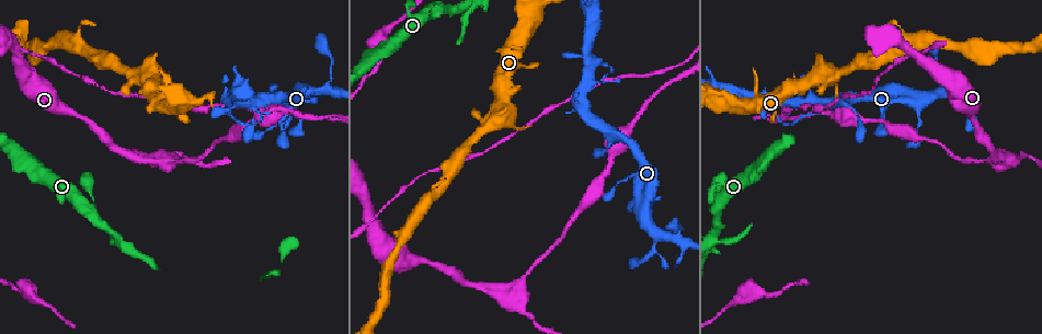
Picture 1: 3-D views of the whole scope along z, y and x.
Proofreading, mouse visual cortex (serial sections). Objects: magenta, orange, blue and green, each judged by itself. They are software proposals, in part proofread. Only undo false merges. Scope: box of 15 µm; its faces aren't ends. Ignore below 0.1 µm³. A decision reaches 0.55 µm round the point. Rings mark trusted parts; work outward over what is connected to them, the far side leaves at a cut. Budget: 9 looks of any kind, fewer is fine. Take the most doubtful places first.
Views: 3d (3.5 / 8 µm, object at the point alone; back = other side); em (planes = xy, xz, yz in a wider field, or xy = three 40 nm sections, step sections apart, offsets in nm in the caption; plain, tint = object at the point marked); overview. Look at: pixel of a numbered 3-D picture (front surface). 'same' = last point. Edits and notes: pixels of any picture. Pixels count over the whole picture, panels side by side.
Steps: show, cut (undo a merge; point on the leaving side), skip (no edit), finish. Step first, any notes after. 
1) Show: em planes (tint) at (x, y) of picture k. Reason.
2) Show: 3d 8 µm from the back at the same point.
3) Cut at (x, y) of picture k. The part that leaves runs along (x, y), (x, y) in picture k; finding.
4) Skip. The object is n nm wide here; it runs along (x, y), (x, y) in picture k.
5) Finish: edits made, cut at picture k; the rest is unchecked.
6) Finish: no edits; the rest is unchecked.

Show: 3d 3.5 µm at (883, 126) of picture 1. Sharp bend.

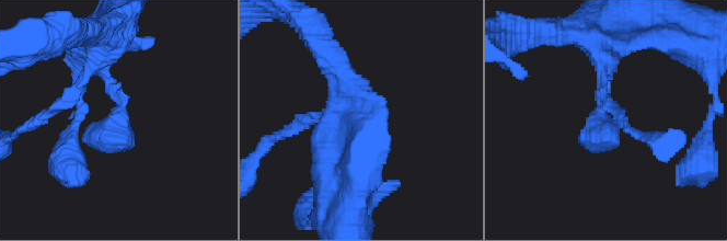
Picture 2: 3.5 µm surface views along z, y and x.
Show: em planes (tint) at (600, 111) of picture 2.

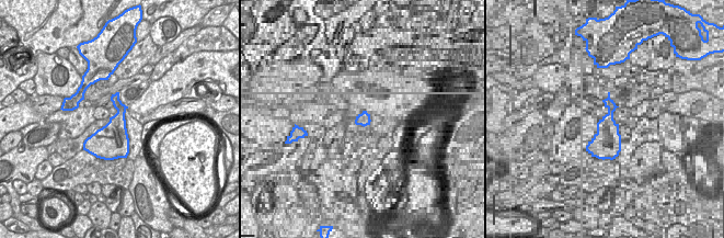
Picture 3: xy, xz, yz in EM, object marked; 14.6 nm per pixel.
Skip. It runs along (110, 36), (100, 67), (124, 104), (83, 138) in picture 2; all the same cell.

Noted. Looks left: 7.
Show: 3d 3.5 µm at (92, 208) of picture 1. Thin arm on a thick one.

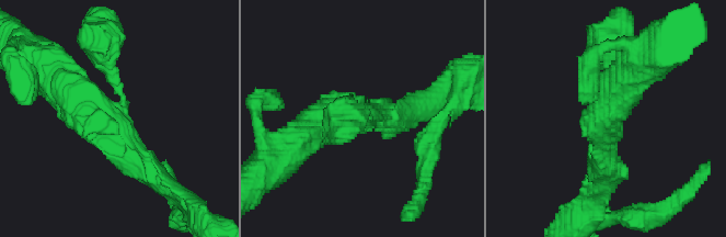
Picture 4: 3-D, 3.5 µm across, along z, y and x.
Show: em xy step 2 (tint) at (116, 111) of picture 4. Now the EM.

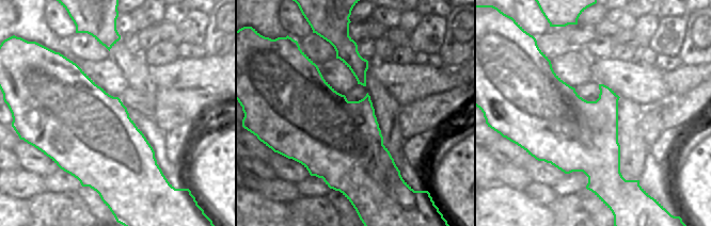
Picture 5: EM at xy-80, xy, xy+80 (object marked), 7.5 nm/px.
Skip. The arms are 150, 400, 500 nm wide; continuous, no second cell.

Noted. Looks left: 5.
Show: 3d 3.5 µm at (518, 289) of picture 1. Calibre changes.

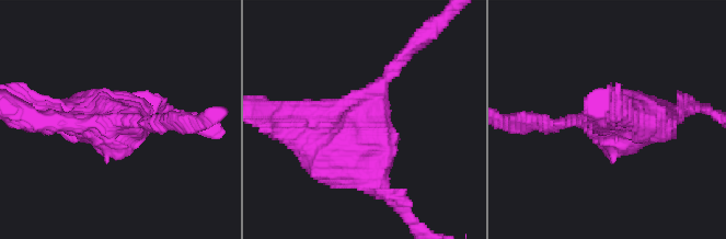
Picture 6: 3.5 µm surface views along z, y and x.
Show: em xy step 5 (tint) at (354, 126) of picture 6.

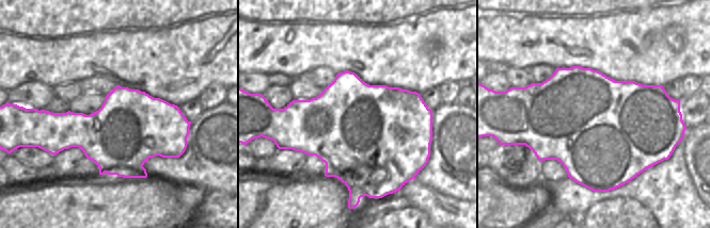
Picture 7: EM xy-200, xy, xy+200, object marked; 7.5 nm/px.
Skip. It runs along (272, 122), (343, 145), (380, 86) in picture 6; continuous, no second cell.

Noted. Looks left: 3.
Show: 3d 3.5 µm at (679, 226) of picture 1. Thick turns thin.

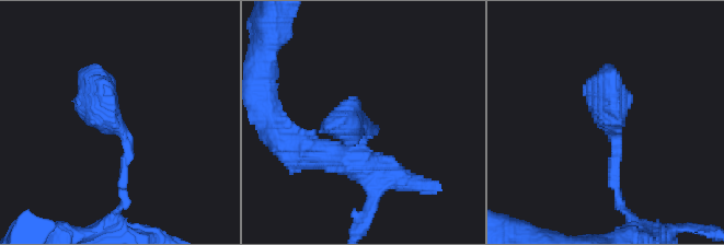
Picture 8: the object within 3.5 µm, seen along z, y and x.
Show: em xy step 3 (tint) at (607, 115) of picture 8. Now the EM.

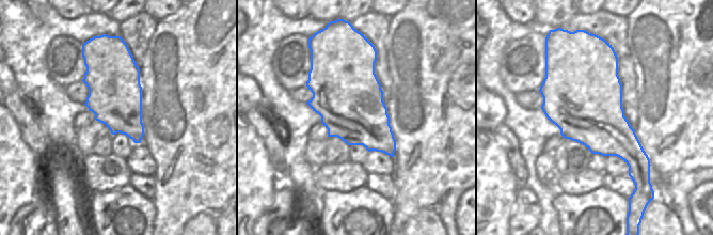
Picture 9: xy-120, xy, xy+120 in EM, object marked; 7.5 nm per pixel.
Skip. It runs along (122, 175), (125, 135), (78, 71) in picture 8; continuous, no second cell.

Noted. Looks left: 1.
Finish: no edits; the rest is unchecked.

